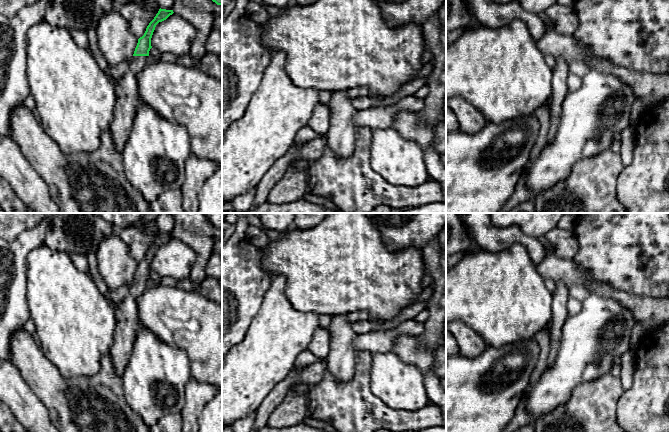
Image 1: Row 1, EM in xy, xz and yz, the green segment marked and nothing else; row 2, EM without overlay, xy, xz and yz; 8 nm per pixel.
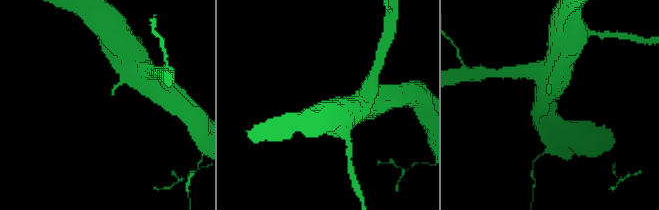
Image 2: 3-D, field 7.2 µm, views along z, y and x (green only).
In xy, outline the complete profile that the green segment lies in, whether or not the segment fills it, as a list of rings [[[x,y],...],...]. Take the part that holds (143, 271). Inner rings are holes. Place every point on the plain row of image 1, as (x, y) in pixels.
[[[159,233],[144,259],[138,263],[134,278],[129,283],[129,293],[115,311],[116,327],[110,353],[114,370],[121,377],[132,353],[134,338],[139,327],[137,298],[152,284],[149,275],[152,272],[151,262],[156,249],[173,237],[173,234]]]

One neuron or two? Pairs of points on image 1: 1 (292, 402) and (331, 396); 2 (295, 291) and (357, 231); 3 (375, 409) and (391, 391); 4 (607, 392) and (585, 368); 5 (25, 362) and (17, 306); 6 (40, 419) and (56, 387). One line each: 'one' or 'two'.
1: two
2: one
3: two
4: two
5: two
6: two

